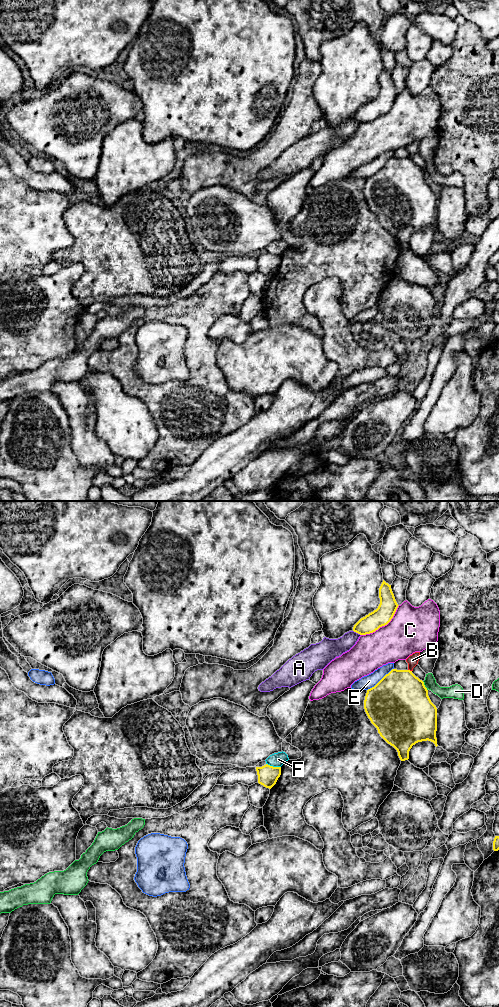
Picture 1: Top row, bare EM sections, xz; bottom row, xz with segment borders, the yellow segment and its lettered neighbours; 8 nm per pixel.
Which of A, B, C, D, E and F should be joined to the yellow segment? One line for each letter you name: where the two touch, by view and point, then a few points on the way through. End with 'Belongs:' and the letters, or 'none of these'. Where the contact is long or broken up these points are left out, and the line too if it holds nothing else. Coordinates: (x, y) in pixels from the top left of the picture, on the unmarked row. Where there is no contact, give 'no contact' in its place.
Belongs: none of these

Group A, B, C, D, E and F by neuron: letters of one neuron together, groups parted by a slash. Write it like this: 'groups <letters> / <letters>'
groups A / B / C / D / E / F

